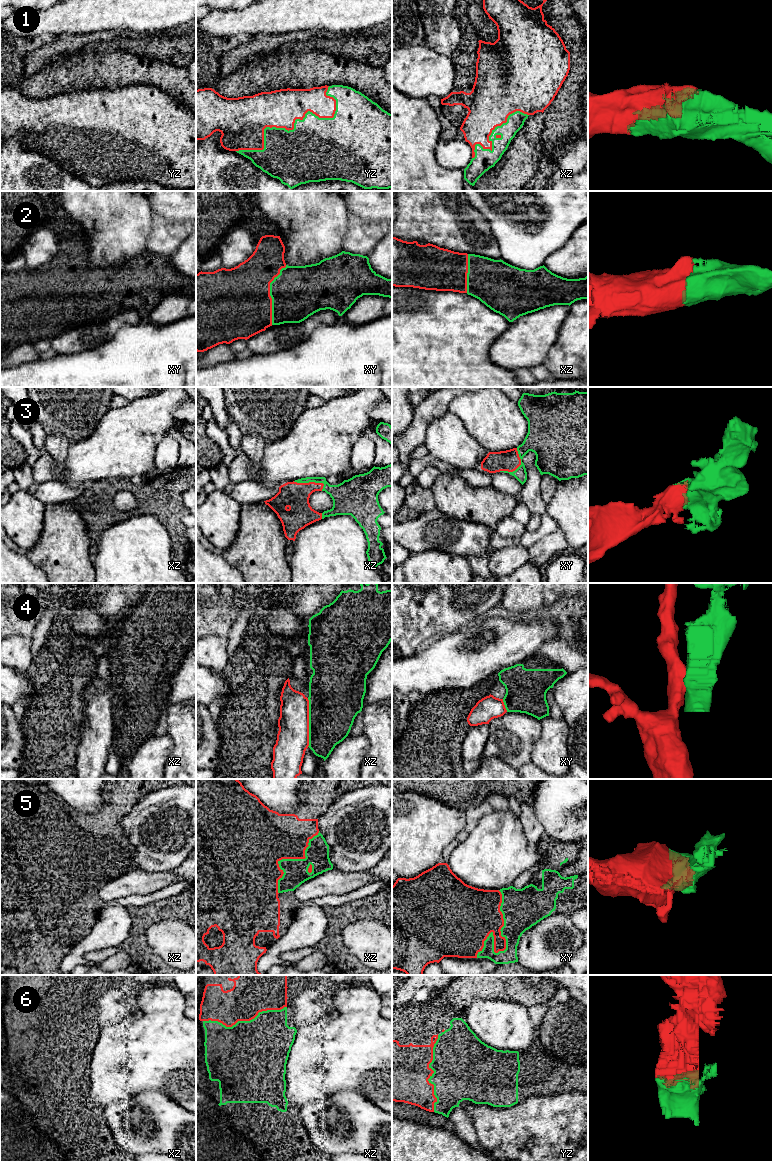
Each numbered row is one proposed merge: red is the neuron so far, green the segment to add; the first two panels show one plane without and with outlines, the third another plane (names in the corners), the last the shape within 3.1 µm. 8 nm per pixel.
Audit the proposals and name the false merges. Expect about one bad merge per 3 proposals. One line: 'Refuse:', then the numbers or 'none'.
Refuse: 4, 6

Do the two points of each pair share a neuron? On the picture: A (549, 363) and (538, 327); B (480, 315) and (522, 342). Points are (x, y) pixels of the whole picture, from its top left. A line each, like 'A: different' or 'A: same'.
A: different
B: different

